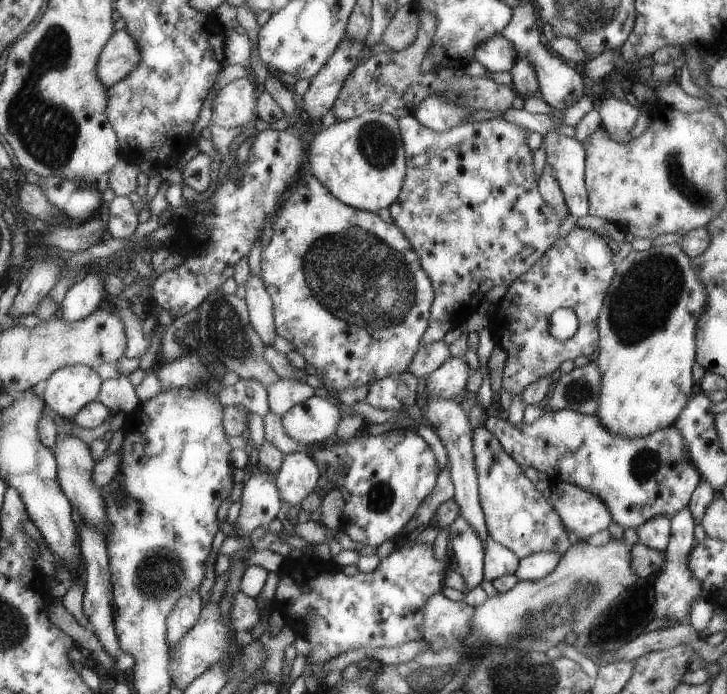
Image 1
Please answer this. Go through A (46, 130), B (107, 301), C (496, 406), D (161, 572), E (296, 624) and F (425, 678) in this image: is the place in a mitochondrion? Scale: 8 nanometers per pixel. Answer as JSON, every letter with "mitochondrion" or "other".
{"A":"mitochondrion","B":"other","C":"other","D":"mitochondrion","E":"other","F":"mitochondrion"}

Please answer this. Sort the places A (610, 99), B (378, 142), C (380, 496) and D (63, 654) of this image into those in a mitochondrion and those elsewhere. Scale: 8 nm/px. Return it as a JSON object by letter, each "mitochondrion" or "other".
{"A":"other","B":"mitochondrion","C":"mitochondrion","D":"other"}

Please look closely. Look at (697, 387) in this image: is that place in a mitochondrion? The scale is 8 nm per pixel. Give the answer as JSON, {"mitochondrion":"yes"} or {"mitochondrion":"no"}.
{"mitochondrion":"no"}

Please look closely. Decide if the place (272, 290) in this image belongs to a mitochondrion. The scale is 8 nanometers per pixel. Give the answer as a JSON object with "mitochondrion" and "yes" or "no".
{"mitochondrion":"no"}

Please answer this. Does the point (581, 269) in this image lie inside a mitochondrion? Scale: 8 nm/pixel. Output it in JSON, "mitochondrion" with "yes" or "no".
{"mitochondrion":"yes"}

